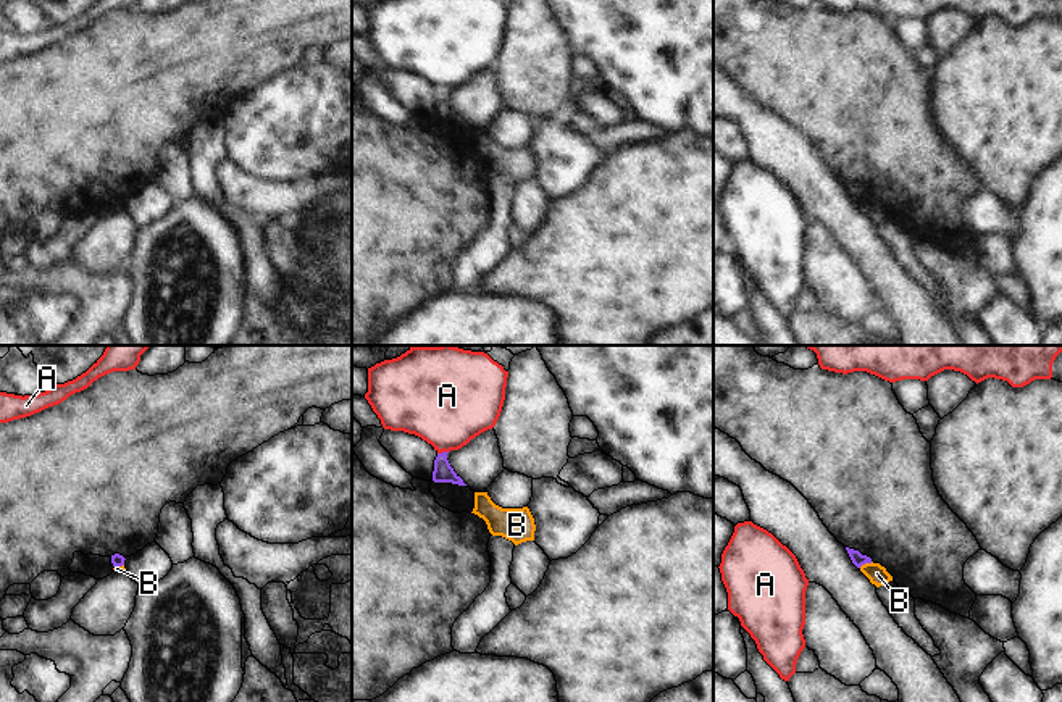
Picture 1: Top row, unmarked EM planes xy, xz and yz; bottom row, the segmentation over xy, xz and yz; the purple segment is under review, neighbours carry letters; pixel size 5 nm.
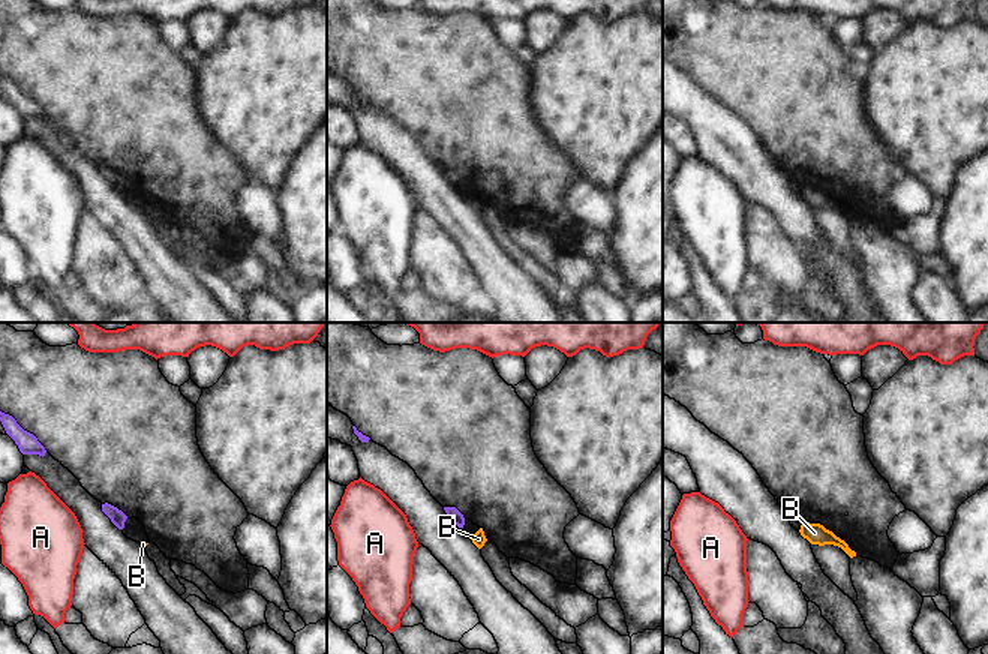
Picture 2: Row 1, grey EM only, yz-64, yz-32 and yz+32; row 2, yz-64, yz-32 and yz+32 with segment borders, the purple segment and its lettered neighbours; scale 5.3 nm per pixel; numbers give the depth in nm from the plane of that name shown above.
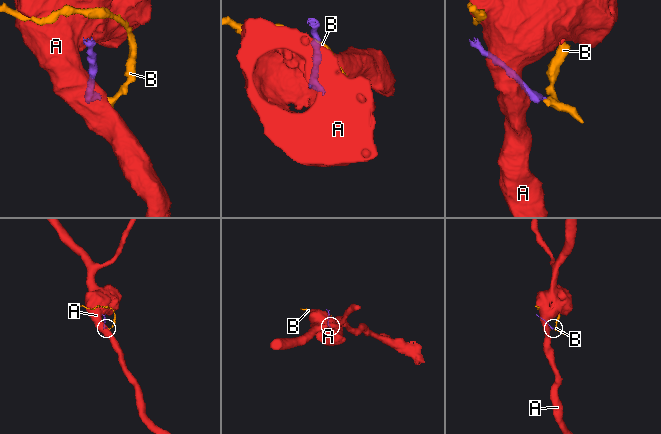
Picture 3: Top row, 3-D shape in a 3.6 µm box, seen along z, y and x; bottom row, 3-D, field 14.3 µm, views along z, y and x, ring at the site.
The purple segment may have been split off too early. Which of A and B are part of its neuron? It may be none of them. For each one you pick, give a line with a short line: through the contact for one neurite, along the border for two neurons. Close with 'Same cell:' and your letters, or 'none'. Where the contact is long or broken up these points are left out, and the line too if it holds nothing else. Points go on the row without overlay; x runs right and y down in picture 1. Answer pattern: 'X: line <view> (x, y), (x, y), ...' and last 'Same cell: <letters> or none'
Same cell: none

